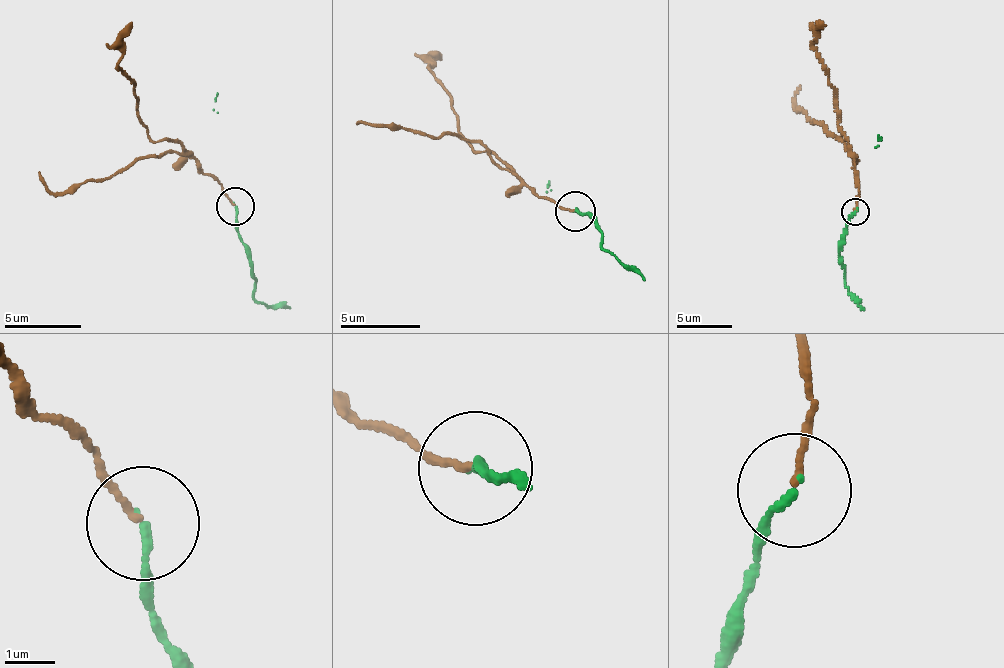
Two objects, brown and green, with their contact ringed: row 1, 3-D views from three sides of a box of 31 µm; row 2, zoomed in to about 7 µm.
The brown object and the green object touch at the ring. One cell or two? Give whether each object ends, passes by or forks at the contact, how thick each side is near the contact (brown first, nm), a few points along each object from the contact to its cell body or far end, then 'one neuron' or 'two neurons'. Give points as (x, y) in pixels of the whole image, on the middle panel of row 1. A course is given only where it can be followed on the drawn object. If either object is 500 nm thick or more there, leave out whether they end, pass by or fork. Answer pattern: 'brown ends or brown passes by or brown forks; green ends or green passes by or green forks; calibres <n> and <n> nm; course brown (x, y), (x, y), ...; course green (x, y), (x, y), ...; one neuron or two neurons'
brown ends; green ends; calibres 110 and 140 nm; course brown (574, 210), (520, 180), (507, 163), (474, 149), (428, 68), (429, 55), (440, 55); course green (574, 210), (595, 219), (603, 248), (645, 281); two neurons

